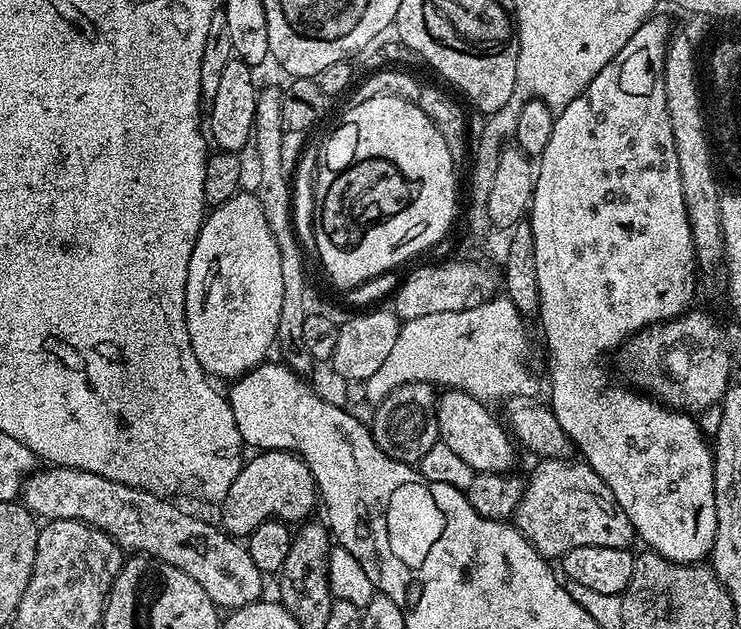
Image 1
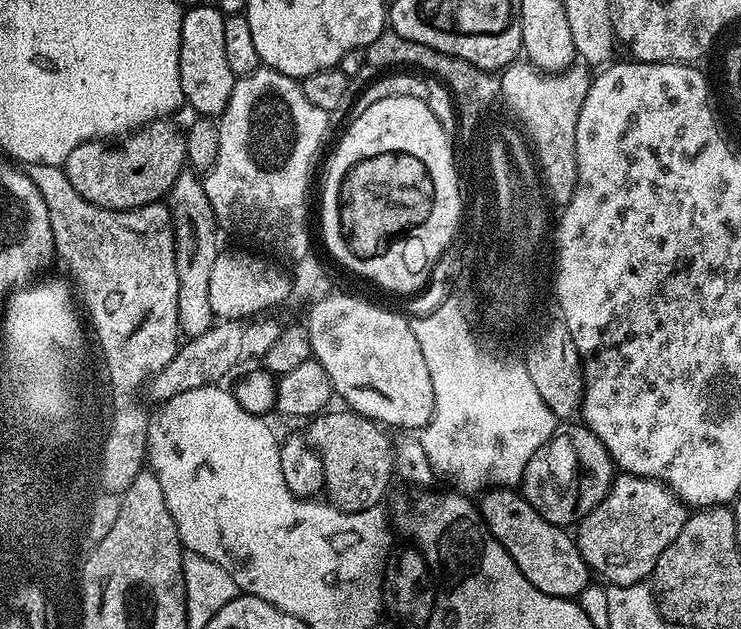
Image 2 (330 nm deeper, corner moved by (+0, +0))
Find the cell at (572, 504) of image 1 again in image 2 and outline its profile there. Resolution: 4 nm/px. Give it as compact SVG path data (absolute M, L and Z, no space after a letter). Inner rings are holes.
M620 474L613 479L612 488L606 494L606 498L602 498L602 502L598 502L598 506L594 506L590 514L581 518L574 532L576 548L589 569L595 575L597 572L609 585L638 584L651 577L662 550L666 550L666 546L670 546L670 542L678 538L678 530L682 530L689 515L689 509L684 501L661 480Z

